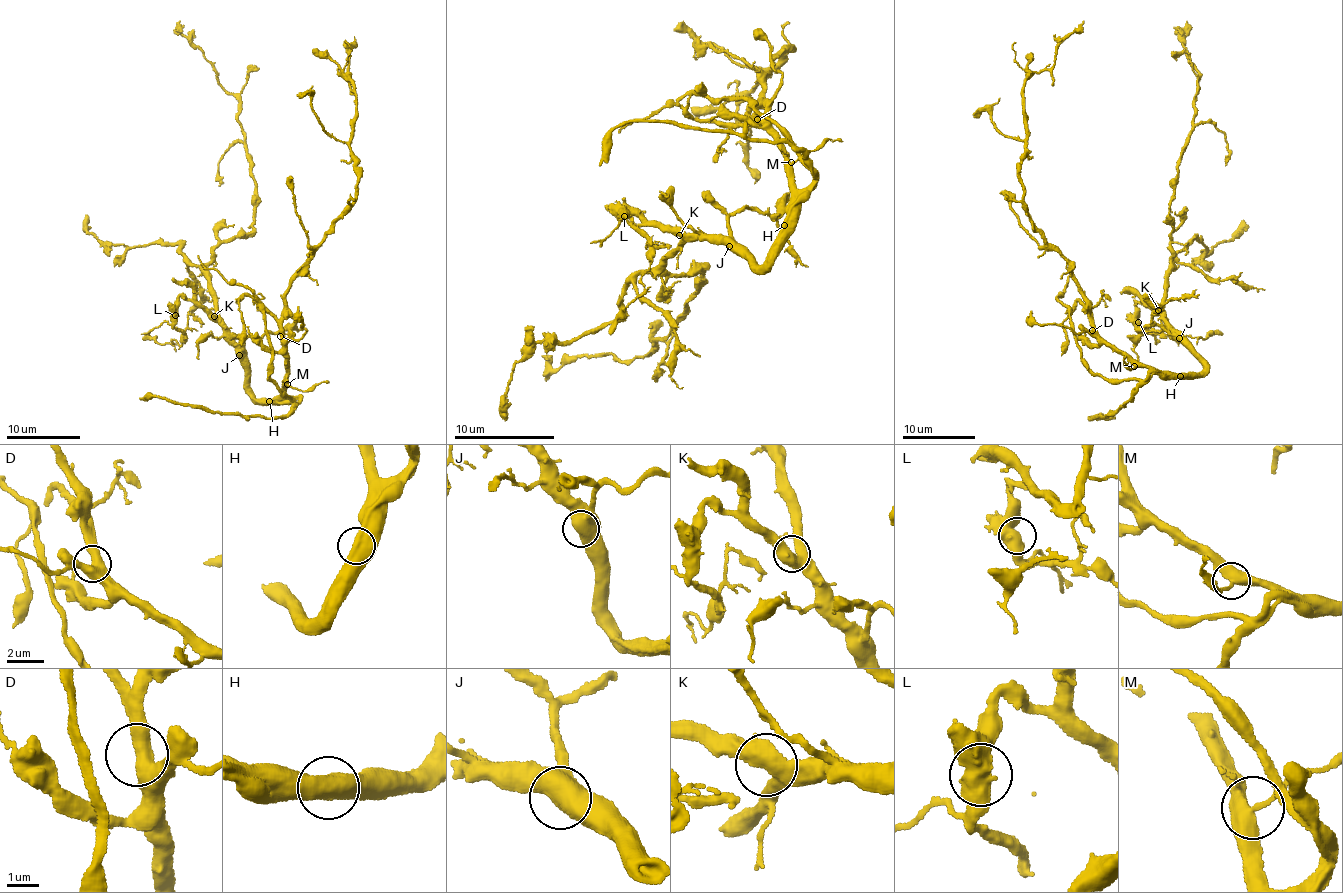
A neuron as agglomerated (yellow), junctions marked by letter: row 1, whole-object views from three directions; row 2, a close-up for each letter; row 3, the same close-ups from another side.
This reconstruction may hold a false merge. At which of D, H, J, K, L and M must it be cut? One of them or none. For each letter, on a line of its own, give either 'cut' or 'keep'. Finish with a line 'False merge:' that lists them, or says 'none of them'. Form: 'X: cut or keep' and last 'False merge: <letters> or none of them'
D: keep
H: keep
J: keep
K: keep
L: keep
M: keep
False merge: none of them

